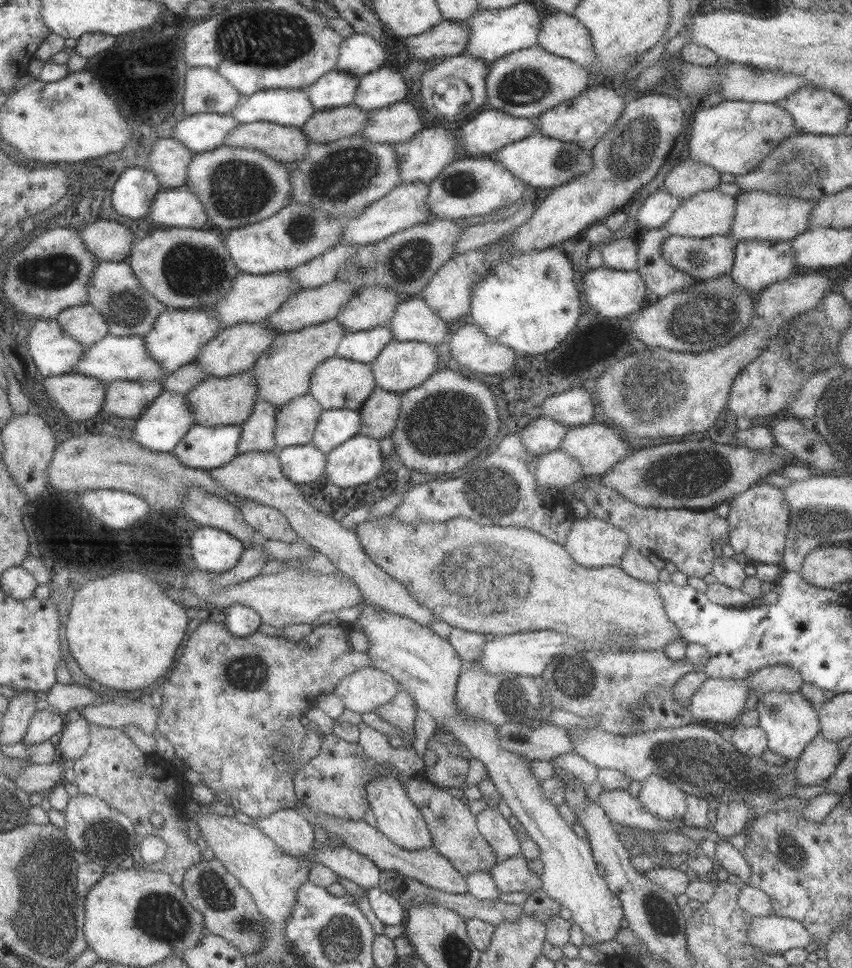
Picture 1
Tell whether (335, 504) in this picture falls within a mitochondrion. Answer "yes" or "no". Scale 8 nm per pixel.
no

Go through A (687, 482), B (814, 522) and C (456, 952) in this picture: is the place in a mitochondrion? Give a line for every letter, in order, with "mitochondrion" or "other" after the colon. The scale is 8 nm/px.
A: mitochondrion
B: mitochondrion
C: mitochondrion

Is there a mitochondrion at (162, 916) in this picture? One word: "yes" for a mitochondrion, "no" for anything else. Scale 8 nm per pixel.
yes

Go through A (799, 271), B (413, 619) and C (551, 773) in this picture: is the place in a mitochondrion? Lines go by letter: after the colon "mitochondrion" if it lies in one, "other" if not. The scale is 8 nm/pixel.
A: other
B: other
C: other

